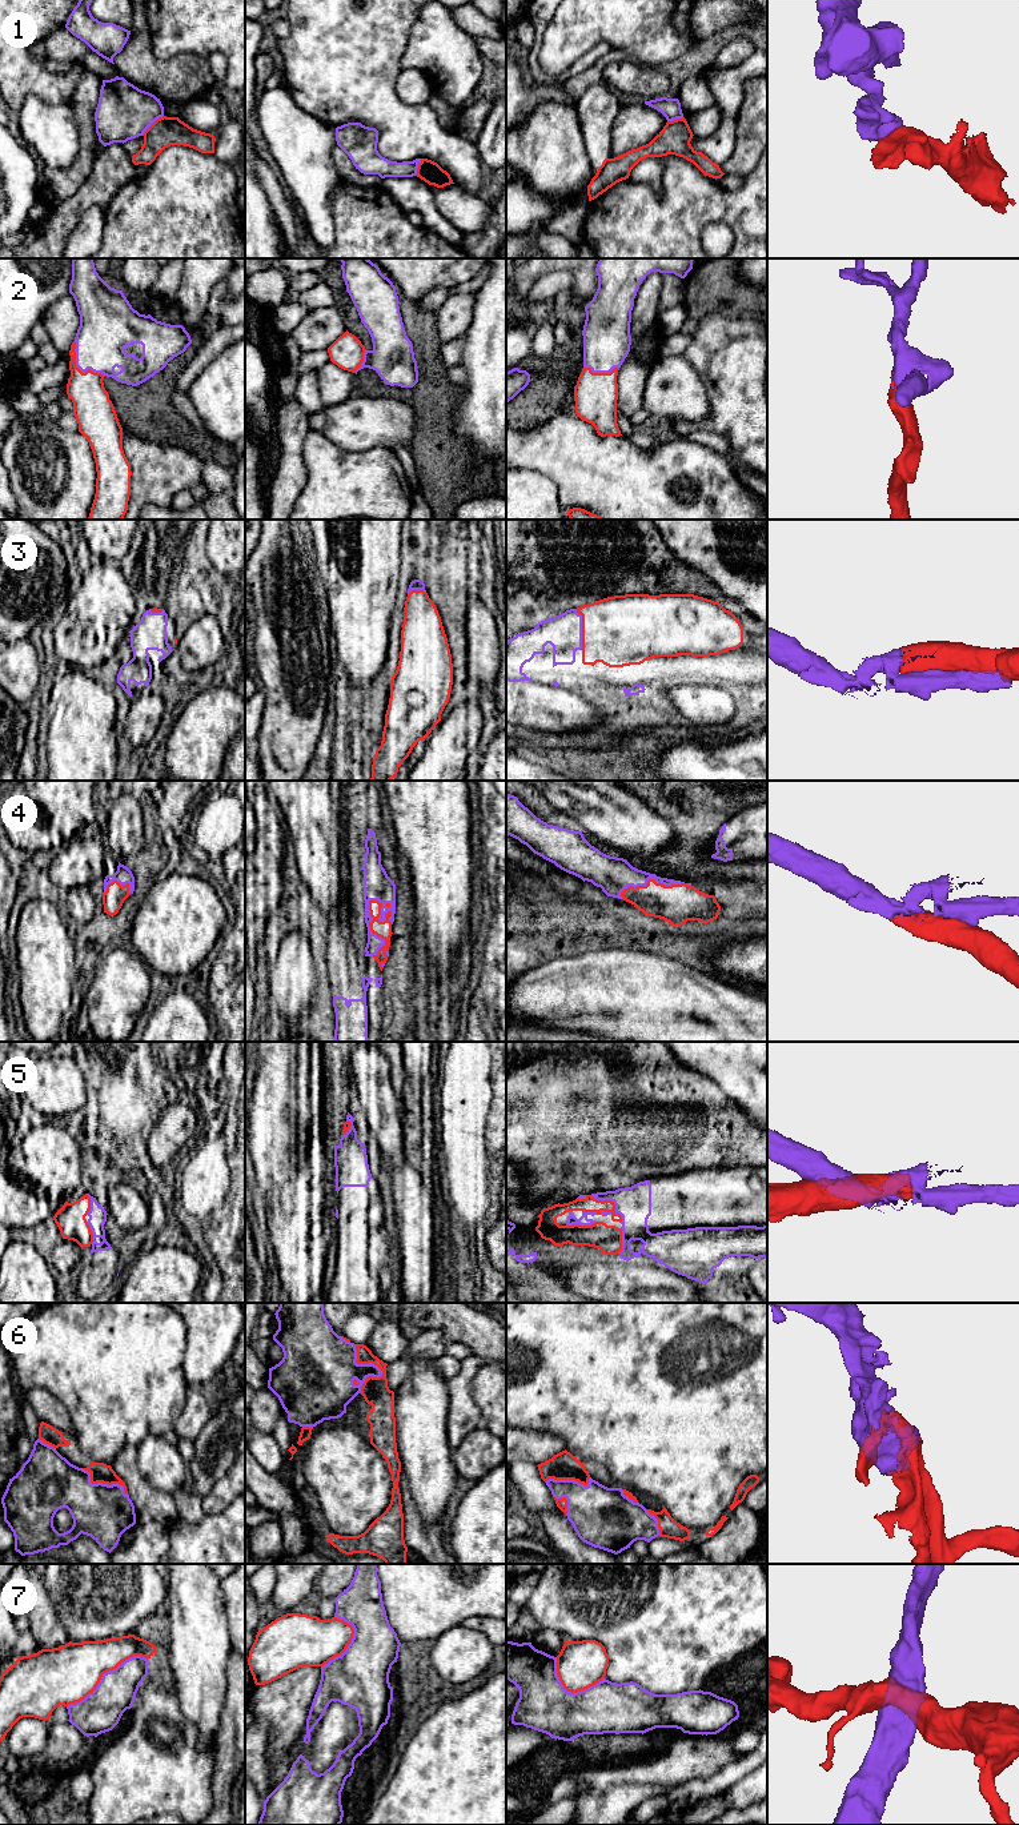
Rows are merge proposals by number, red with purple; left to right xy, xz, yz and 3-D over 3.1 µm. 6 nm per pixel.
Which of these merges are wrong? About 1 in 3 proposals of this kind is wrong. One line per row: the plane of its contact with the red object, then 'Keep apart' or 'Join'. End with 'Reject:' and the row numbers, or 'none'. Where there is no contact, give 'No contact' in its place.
1: Touches red in xy. Keep apart
2: Touches red in xy. Join
3: Touches red in yz. Keep apart
4: Touches red in xz. Join
5: Touches red in yz. Keep apart
6: Touches red in xz. Join
7: Touches red in xy. Keep apart
Reject: 1, 3, 5, 7

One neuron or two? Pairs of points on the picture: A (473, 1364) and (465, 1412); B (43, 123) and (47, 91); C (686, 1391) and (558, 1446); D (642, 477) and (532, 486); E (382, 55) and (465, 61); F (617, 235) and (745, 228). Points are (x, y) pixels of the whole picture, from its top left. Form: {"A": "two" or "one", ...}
{"A": "one", "B": "two", "C": "two", "D": "two", "E": "two", "F": "one"}

